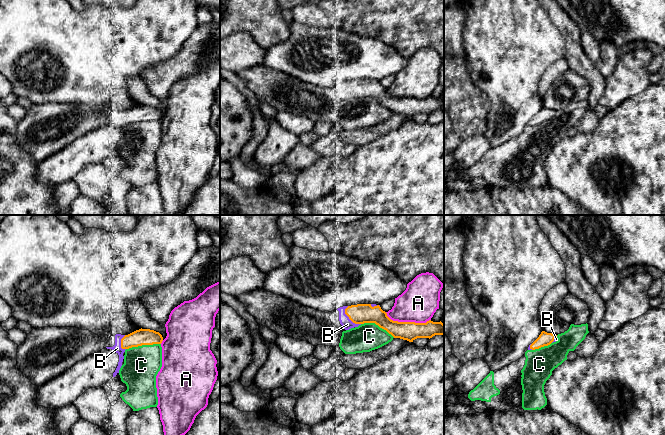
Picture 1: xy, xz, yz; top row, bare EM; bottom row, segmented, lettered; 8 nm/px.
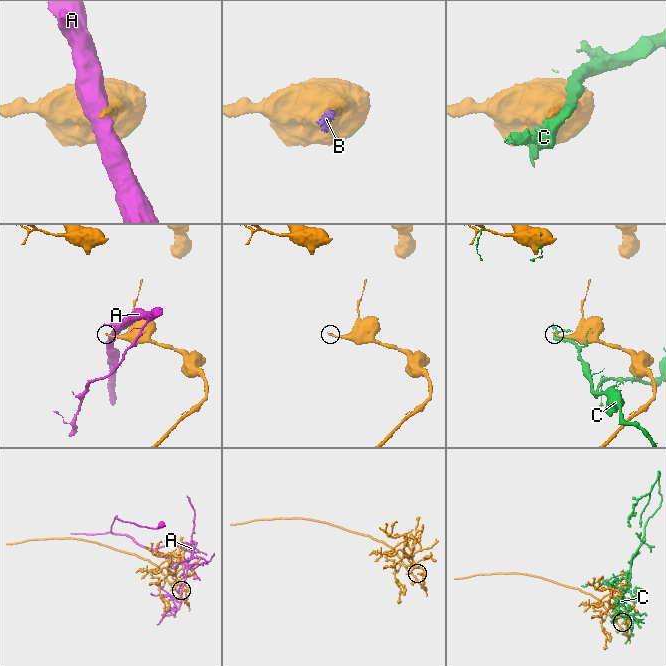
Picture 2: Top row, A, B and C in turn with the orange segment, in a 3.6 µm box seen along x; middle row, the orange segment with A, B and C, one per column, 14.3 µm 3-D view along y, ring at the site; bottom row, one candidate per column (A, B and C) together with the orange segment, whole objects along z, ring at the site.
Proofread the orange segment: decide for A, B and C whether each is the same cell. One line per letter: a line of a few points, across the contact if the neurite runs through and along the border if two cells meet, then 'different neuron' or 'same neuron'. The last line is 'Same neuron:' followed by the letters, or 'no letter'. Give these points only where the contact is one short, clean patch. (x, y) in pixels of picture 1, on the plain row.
A: line xz (385, 88), (391, 95), (398, 97), (426, 98), (430, 96); different neuron
B: same neuron
C: different neuron
Same neuron: B

